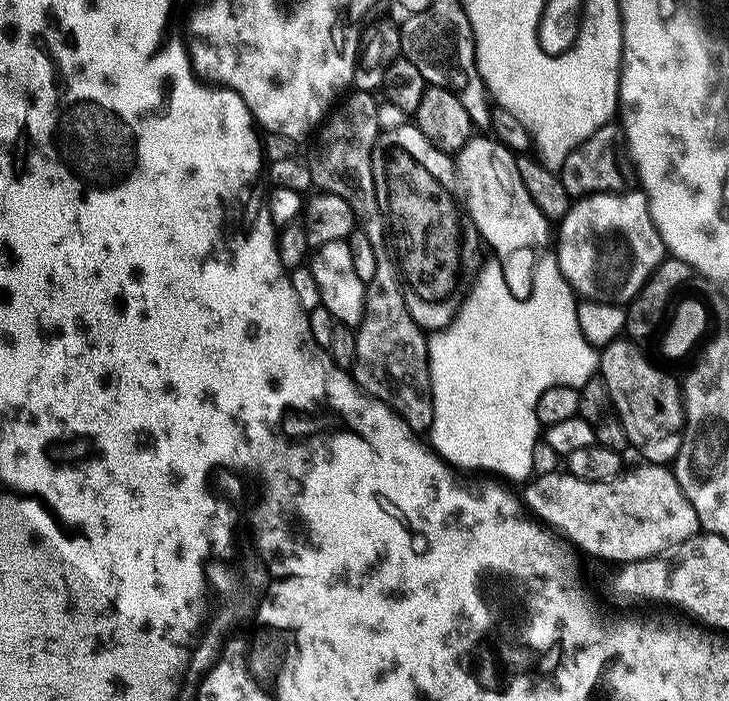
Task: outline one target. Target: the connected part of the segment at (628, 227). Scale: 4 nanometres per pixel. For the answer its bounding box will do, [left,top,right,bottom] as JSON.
[554,191,666,302]

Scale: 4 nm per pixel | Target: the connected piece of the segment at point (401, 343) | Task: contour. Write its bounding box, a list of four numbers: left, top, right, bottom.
[310,91,434,434]

